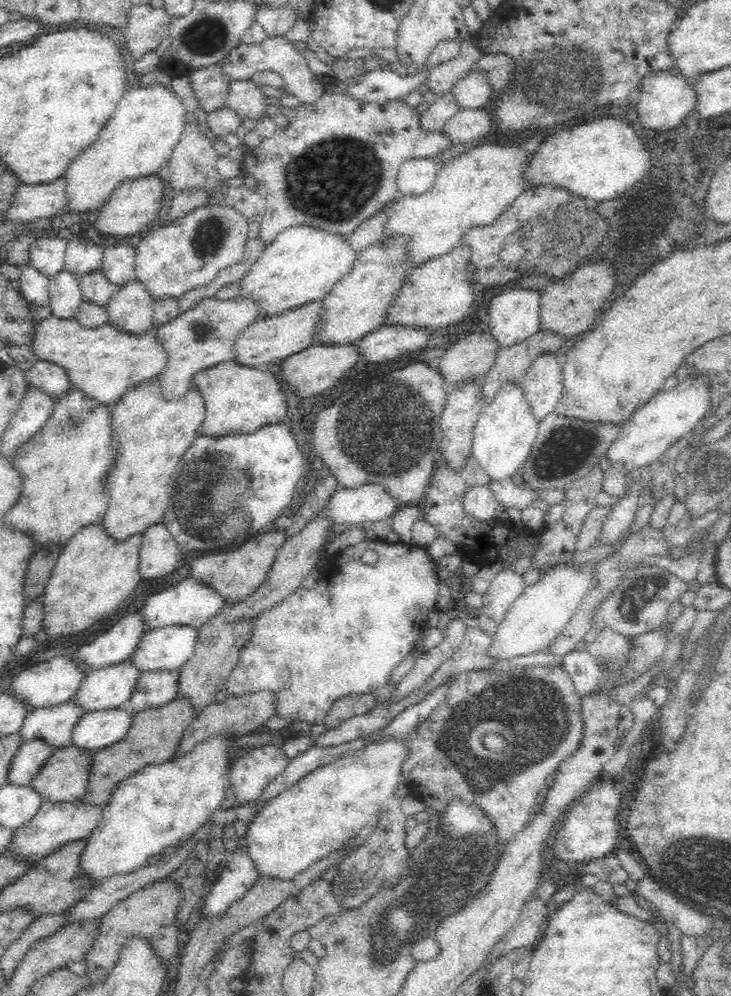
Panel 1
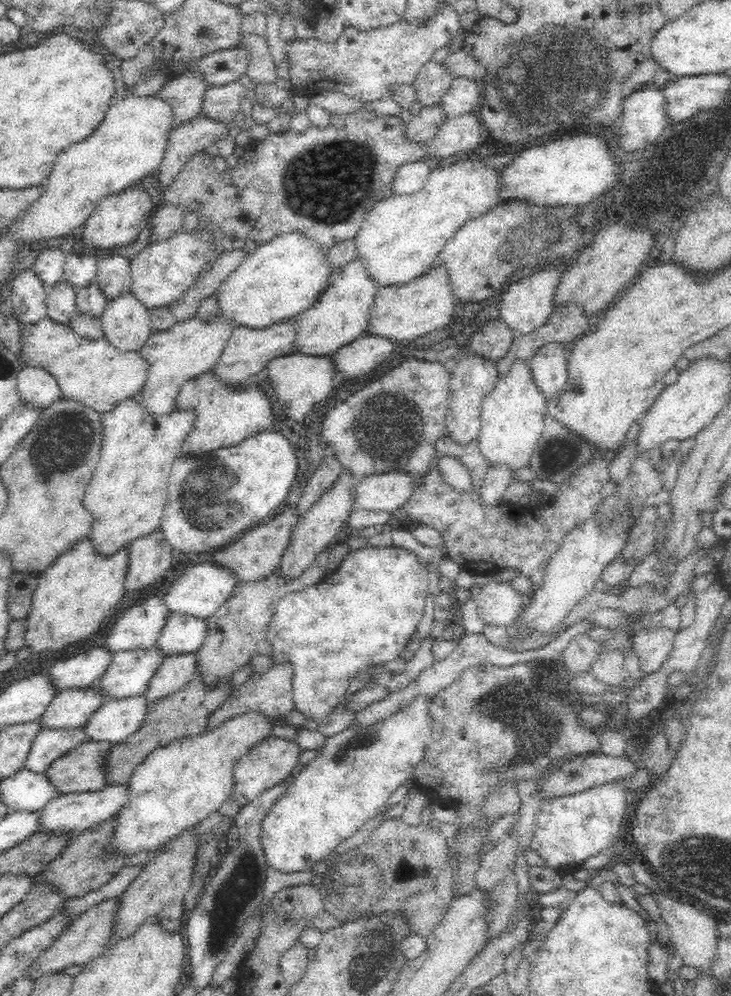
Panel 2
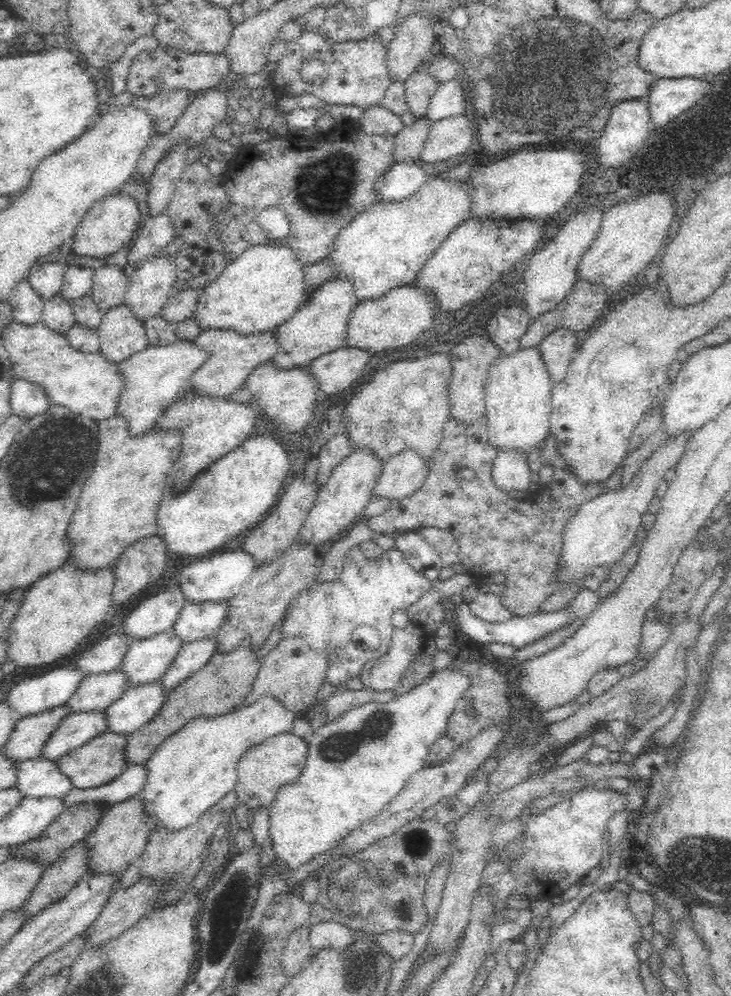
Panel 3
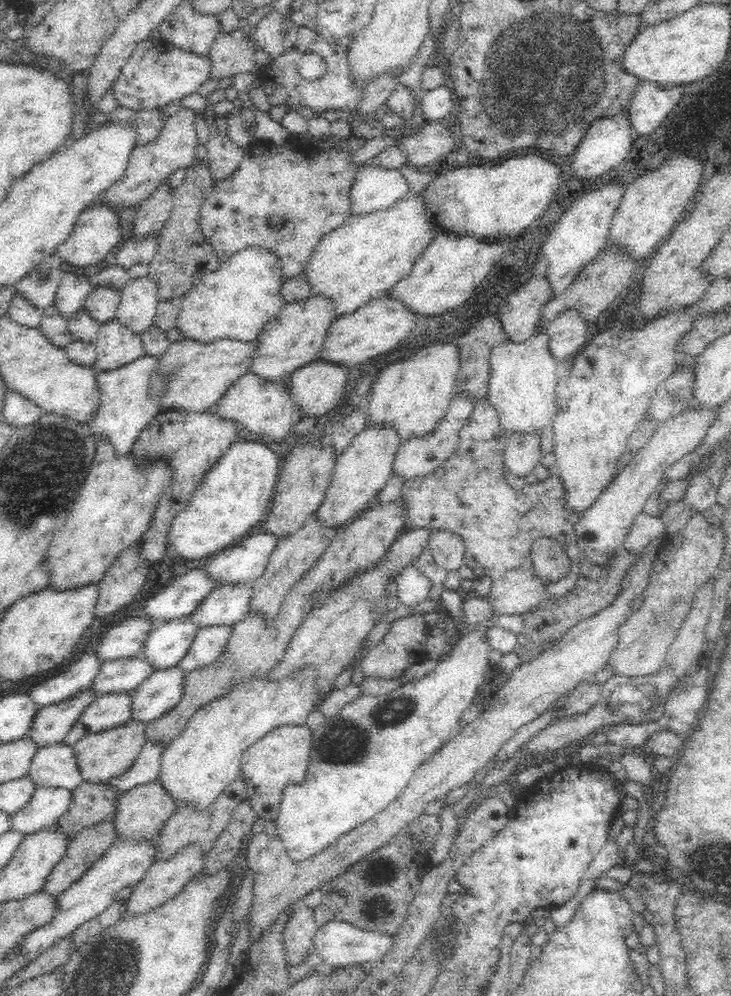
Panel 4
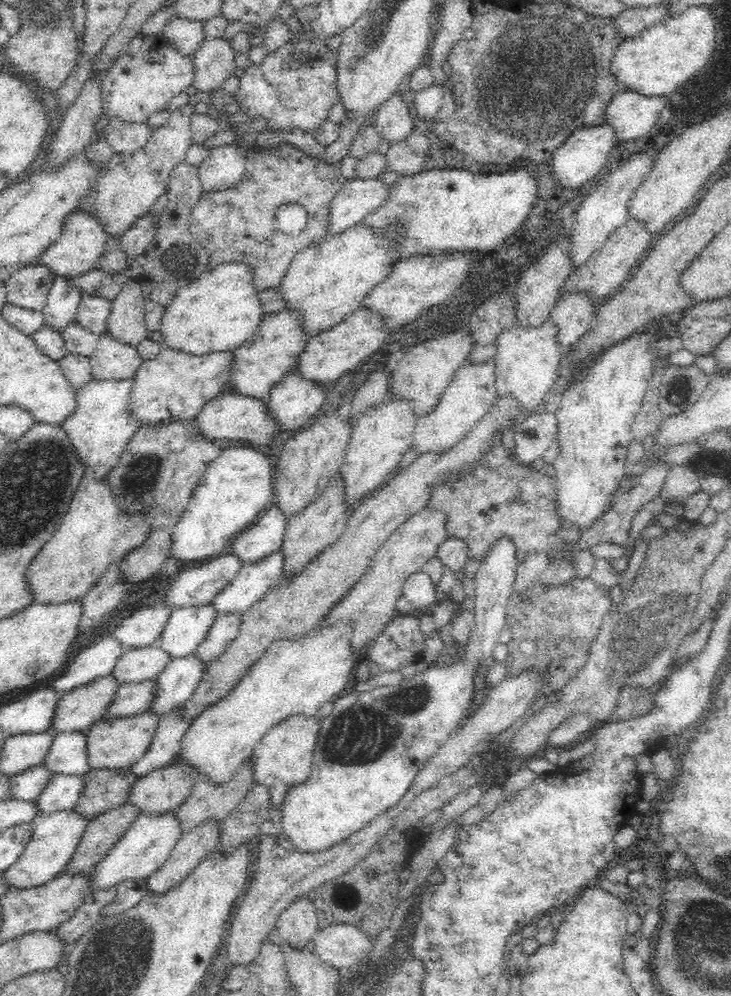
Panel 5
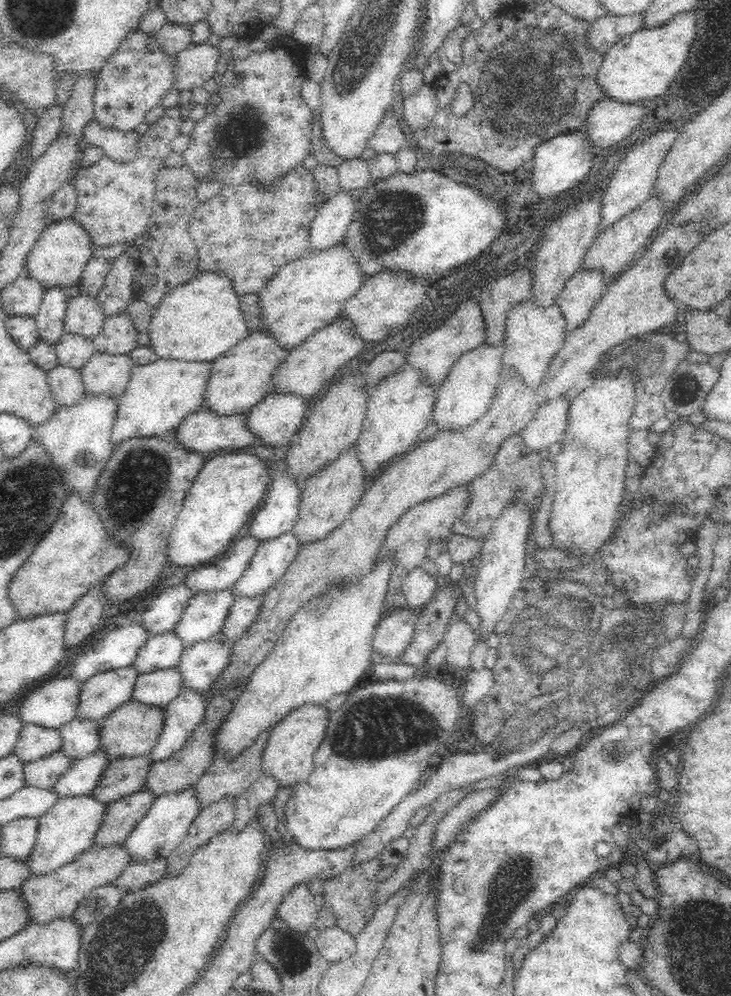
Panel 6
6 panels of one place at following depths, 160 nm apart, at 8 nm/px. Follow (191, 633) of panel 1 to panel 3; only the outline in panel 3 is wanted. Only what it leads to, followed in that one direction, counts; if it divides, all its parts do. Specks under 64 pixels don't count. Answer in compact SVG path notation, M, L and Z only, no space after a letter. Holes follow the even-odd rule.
M187 601L172 628L184 644L205 637L216 637L228 620L228 601Z

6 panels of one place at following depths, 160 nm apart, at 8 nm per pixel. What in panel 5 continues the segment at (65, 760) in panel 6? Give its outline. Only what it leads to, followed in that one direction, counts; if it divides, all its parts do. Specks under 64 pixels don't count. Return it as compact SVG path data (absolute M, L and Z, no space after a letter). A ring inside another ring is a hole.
M44 763L17 772L11 776L10 798L37 800L54 776L54 771Z

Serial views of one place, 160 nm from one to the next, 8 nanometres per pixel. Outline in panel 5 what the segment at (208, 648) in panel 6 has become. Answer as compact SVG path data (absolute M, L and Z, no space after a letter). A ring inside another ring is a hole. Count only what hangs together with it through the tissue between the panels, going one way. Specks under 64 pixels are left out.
M196 651L170 660L156 677L159 680L158 694L150 709L162 714L185 703L202 682L206 667L207 662Z

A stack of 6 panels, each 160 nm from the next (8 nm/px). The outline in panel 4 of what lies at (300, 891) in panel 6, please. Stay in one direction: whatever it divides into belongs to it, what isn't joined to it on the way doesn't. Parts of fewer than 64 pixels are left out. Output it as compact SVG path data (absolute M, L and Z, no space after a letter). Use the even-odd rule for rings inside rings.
M302 904L290 908L283 928L283 947L290 966L306 962L308 949L313 946L313 936L318 927L313 908Z

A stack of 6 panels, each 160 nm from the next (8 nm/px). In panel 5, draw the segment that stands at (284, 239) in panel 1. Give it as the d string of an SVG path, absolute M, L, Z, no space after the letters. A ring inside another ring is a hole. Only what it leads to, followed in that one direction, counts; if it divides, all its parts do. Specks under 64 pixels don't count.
M228 262L208 268L194 282L180 287L165 306L160 325L163 348L204 356L228 352L250 340L262 318L257 291L251 283L251 272L245 264Z

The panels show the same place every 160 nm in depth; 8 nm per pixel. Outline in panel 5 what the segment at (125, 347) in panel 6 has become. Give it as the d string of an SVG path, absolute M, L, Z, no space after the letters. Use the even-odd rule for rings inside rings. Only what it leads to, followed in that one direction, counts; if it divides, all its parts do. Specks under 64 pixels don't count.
M135 280L124 284L112 300L106 332L117 343L136 346L146 339L144 295Z

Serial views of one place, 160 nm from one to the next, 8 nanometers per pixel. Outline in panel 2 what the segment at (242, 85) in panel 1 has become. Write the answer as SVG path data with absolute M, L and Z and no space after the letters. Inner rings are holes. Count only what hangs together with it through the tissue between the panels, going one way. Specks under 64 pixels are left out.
M237 80L225 86L210 87L202 98L198 115L228 124L240 112L246 94L247 91Z

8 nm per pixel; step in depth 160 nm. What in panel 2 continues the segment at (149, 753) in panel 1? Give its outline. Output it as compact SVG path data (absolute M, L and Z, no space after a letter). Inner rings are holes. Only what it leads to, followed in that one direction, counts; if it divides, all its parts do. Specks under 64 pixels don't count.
M197 667L193 677L178 692L155 700L148 708L146 720L142 726L124 742L112 743L112 752L108 754L108 783L123 783L132 778L132 772L144 759L159 746L171 743L176 737L195 735L205 731L208 720L216 710L234 694L232 677L225 676L215 683L207 684L202 669Z

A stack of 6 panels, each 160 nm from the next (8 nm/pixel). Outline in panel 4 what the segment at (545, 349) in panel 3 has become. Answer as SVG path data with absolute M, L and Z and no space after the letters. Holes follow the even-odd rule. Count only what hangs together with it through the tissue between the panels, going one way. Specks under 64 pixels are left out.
M575 308L564 309L545 324L543 331L549 335L549 347L557 361L570 361L583 349L589 327L590 323Z

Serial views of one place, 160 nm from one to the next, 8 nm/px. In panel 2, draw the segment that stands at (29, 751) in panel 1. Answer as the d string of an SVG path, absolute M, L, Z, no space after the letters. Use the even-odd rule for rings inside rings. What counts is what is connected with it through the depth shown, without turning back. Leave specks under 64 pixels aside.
M83 725L77 727L43 727L32 742L24 767L36 772L45 771L54 760L70 752L72 748L88 741L88 731Z

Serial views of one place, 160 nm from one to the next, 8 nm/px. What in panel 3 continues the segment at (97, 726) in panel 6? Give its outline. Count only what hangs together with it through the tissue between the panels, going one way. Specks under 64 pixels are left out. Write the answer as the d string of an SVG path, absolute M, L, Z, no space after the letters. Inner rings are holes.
M40 755L21 760L16 772L16 787L25 797L54 796L63 798L74 786L72 779L60 771L58 759Z

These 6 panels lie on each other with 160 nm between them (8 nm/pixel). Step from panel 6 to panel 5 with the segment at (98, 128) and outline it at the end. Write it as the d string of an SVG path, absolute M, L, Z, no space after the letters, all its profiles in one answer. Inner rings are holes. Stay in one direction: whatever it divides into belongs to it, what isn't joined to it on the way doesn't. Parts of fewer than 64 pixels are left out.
M108 119L101 136L118 154L132 154L146 144L152 127L146 123L126 124L118 119Z

